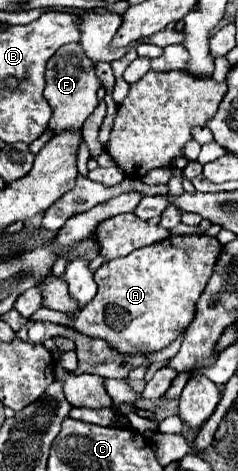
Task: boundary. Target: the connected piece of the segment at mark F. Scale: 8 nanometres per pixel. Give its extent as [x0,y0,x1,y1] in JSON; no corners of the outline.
[44,43,102,133]

